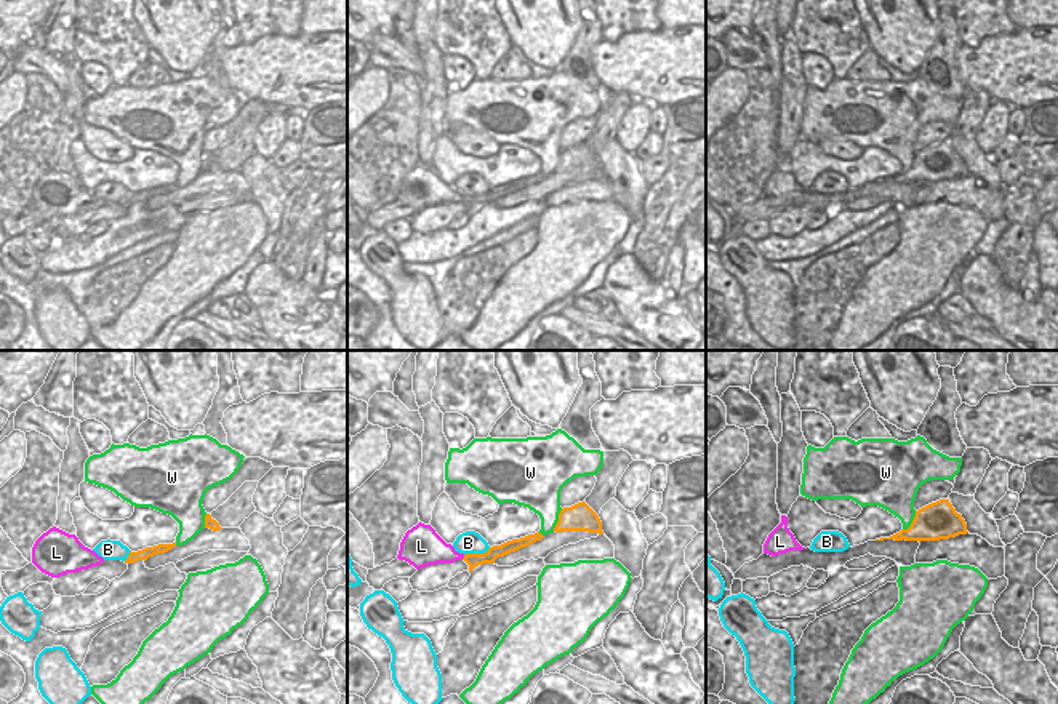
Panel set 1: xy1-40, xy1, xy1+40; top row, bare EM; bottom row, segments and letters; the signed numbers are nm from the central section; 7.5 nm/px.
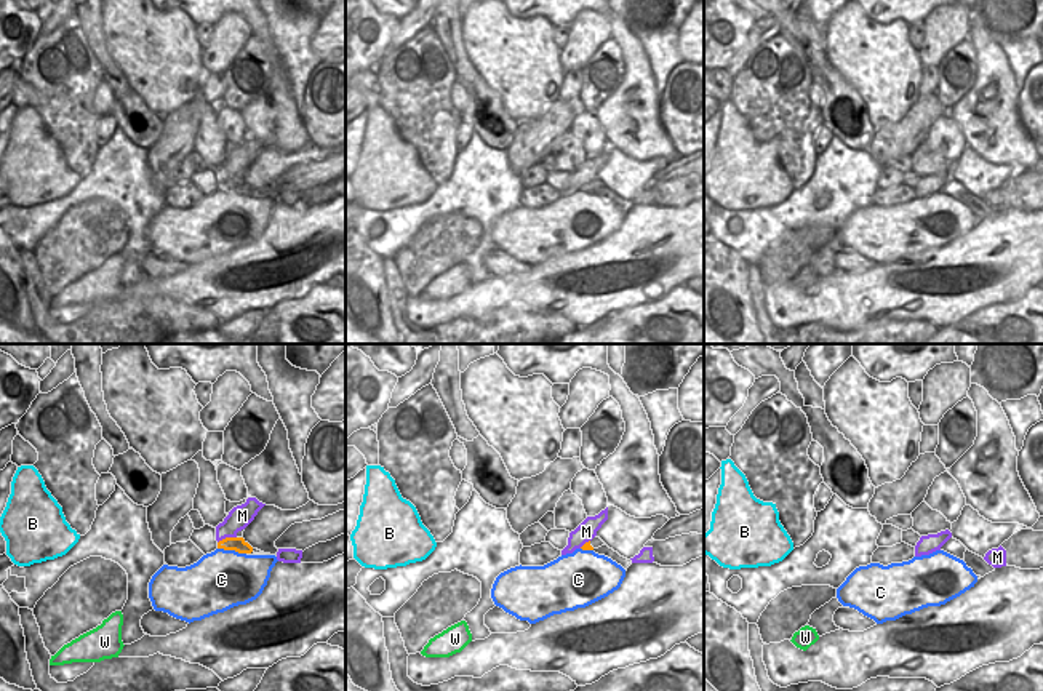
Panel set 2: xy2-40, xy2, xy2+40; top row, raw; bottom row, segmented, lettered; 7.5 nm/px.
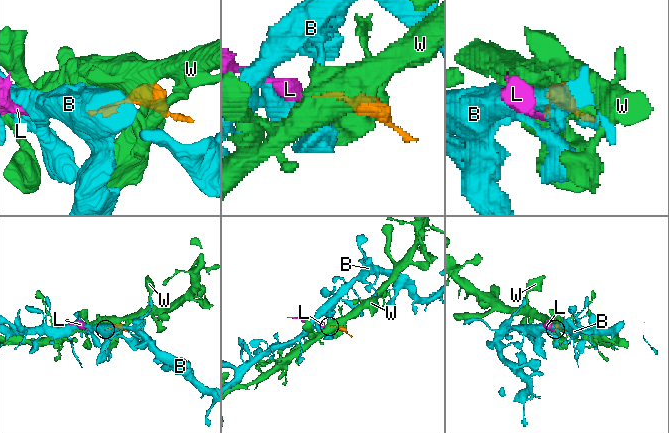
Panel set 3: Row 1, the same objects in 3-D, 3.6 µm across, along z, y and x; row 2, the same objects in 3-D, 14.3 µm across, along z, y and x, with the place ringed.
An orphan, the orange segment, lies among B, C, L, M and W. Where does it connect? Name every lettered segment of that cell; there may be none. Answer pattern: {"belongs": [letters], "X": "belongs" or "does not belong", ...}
{"belongs": ["L"], "B": "does not belong", "C": "does not belong", "L": "belongs", "M": "does not belong", "W": "does not belong"}

